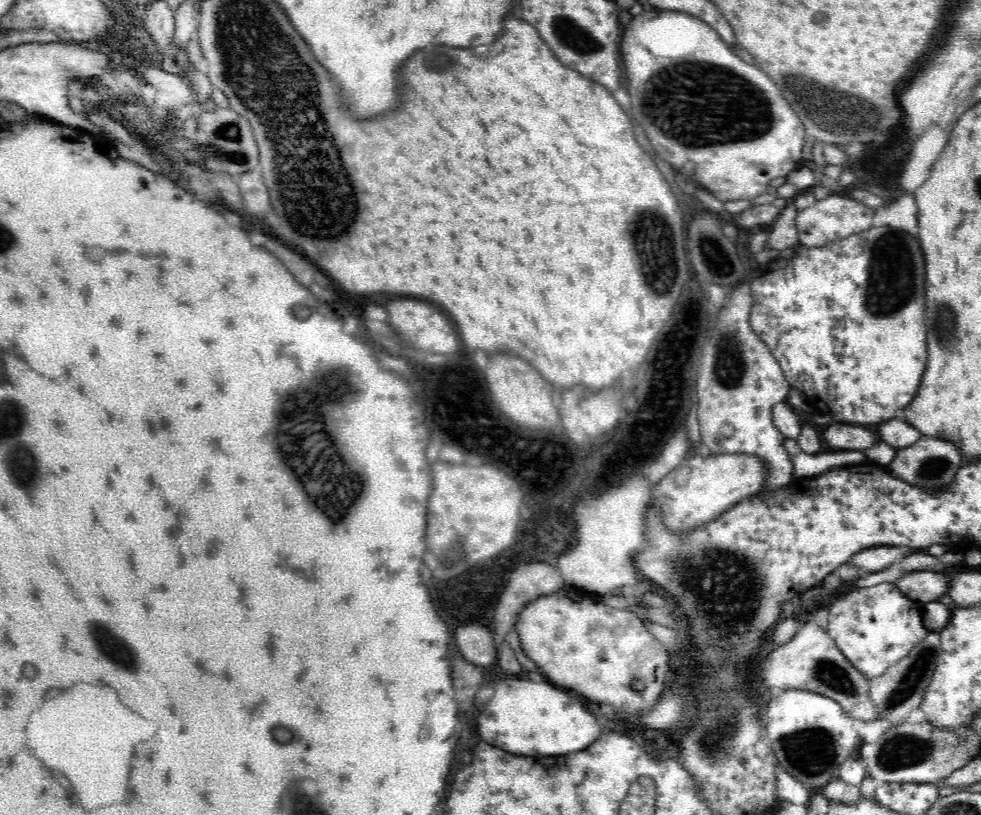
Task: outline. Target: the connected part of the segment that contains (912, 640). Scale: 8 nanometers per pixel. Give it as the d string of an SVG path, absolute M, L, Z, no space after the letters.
M888 582L872 587L855 588L836 599L829 606L829 625L826 631L852 666L866 675L868 680L880 676L888 667L904 658L916 644L922 643L929 633L923 624L923 605L906 598L896 588L895 583Z

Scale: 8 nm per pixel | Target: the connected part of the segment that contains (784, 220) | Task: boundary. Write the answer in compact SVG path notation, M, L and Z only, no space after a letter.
M792 201L781 210L780 216L773 222L771 232L769 232L765 249L786 250L794 248L801 250L803 247L799 242L795 218L798 210Z

